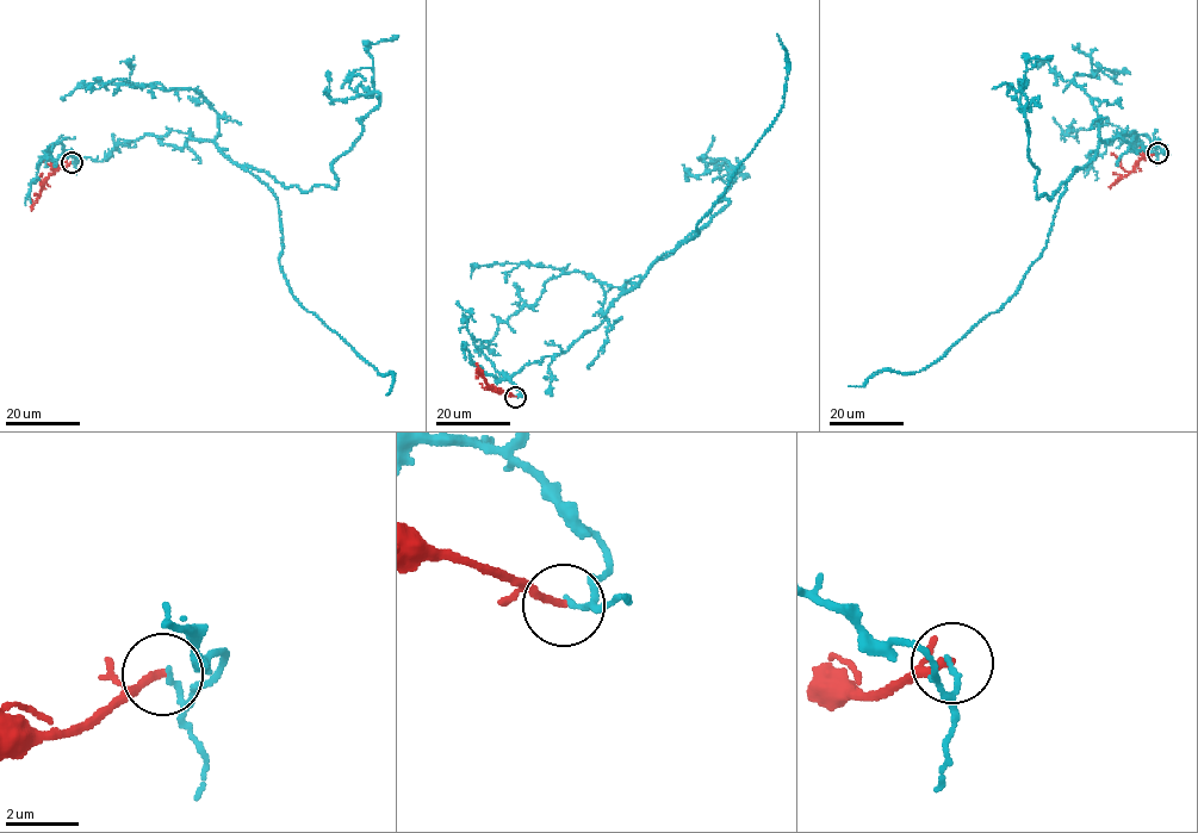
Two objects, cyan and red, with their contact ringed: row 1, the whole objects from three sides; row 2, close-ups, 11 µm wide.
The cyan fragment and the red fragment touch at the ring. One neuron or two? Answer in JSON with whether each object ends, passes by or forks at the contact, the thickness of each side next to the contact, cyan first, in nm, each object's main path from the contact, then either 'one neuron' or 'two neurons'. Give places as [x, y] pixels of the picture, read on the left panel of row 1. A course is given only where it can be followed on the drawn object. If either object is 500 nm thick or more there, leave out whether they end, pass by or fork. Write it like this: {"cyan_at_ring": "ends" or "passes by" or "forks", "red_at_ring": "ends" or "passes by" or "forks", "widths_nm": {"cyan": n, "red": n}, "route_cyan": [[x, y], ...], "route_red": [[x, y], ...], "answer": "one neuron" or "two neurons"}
{"cyan_at_ring": "passes by", "red_at_ring": "ends", "widths_nm": {"cyan": 100, "red": 190}, "route_cyan": [[73, 162], [175, 130], [211, 140], [275, 196], [292, 293], [392, 373], [386, 395]], "route_red": [[73, 162], [55, 168], [44, 180], [35, 203], [30, 198]], "answer": "two neurons"}

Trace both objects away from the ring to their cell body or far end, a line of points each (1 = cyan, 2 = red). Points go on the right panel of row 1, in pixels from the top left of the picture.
1: (1158, 151), (1133, 151), (1136, 134), (1127, 130), (1100, 142), (1000, 310), (923, 370), (880, 370), (848, 385)
2: (1158, 151), (1147, 155), (1115, 182), (1117, 176)

